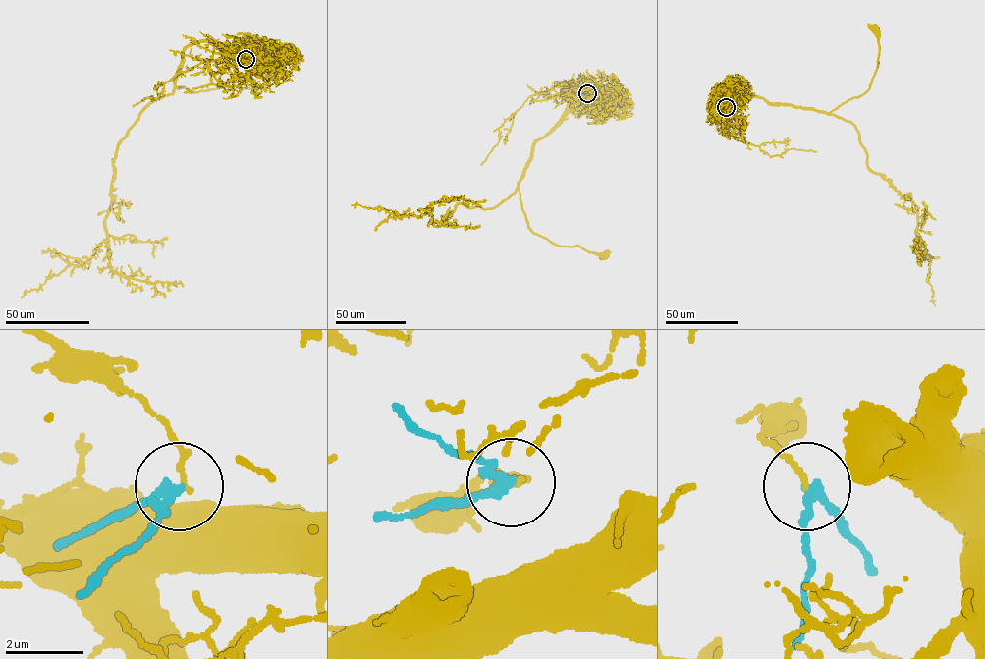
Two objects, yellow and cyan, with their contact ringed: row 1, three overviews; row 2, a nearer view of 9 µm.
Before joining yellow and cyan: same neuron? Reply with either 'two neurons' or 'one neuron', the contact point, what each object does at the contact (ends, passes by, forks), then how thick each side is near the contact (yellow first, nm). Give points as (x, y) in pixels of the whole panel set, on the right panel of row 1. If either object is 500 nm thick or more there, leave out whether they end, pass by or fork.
two neurons; at (726, 107); yellow ends there; cyan passes by; 130 nm thick on the yellow side, 240 nm on the other

